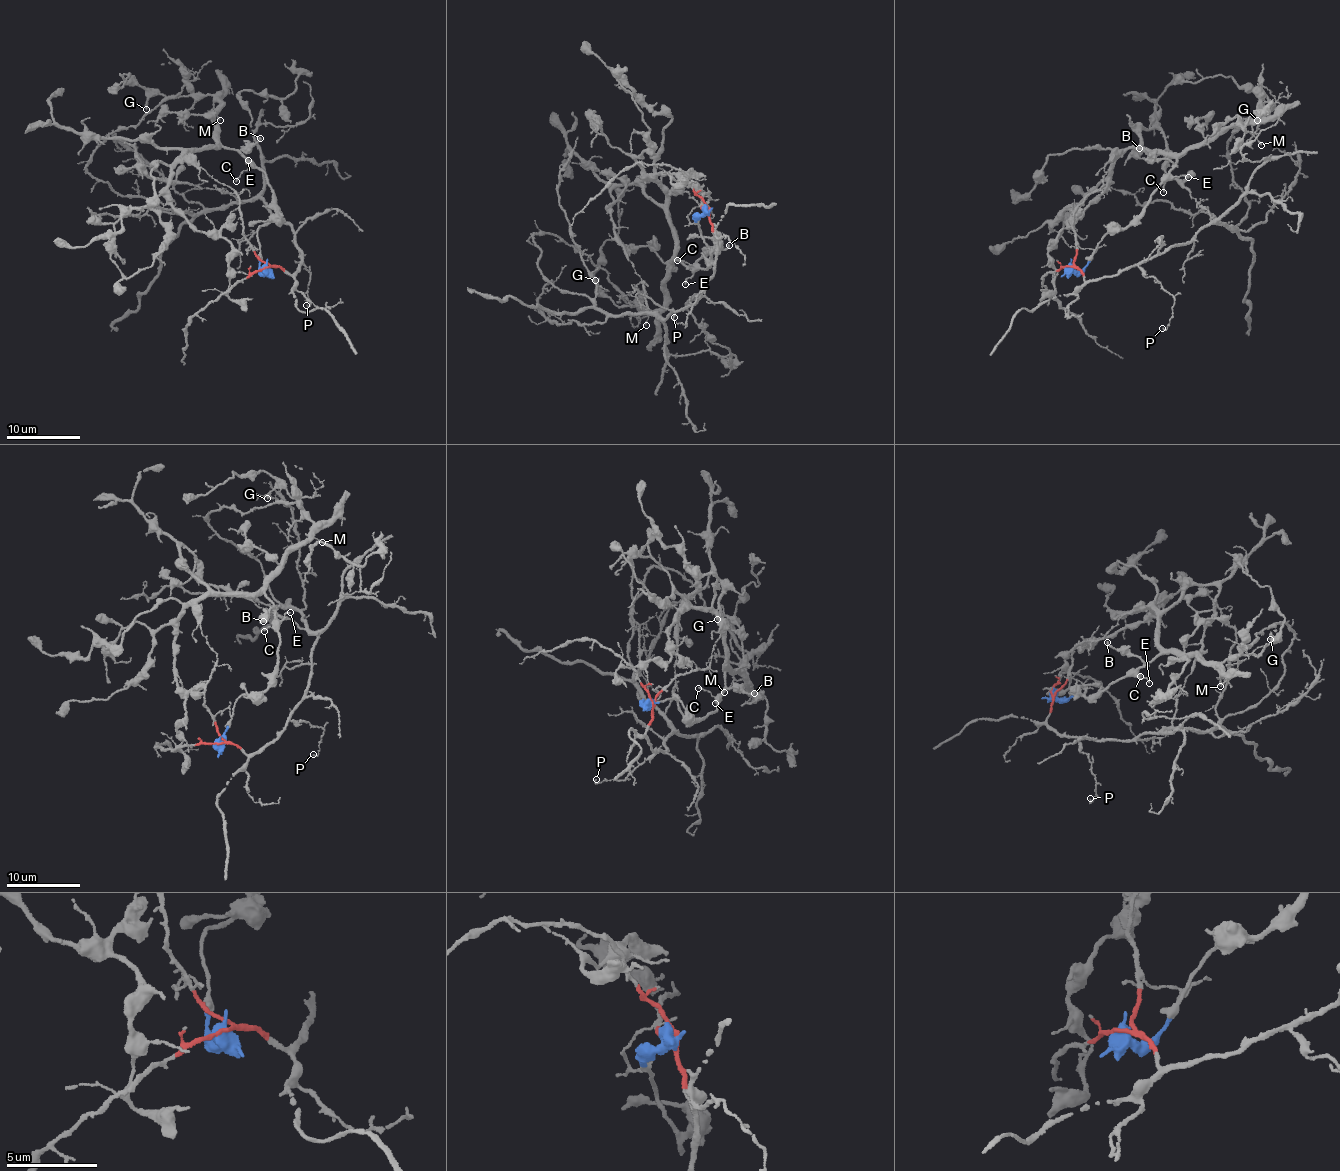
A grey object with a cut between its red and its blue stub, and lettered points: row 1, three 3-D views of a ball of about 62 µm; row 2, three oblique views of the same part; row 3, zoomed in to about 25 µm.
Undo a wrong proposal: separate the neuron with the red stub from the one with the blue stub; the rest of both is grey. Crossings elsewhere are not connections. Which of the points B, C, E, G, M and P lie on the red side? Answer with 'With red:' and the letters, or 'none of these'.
With red: P

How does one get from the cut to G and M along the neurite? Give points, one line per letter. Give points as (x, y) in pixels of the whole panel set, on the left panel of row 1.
G: (266, 268), (257, 230), (277, 214), (271, 186), (221, 146), (219, 102), (153, 94), (146, 109)
M: (266, 268), (259, 264), (257, 230), (277, 214), (271, 186), (239, 153), (221, 146), (214, 101), (220, 119)

